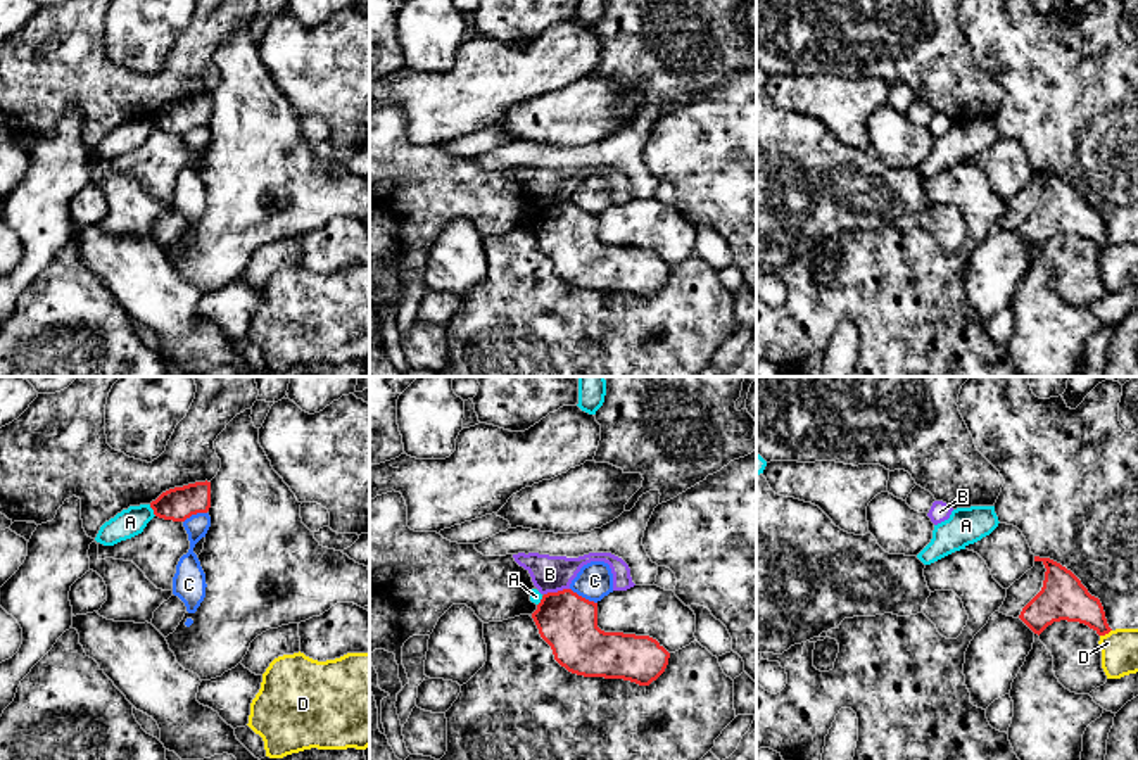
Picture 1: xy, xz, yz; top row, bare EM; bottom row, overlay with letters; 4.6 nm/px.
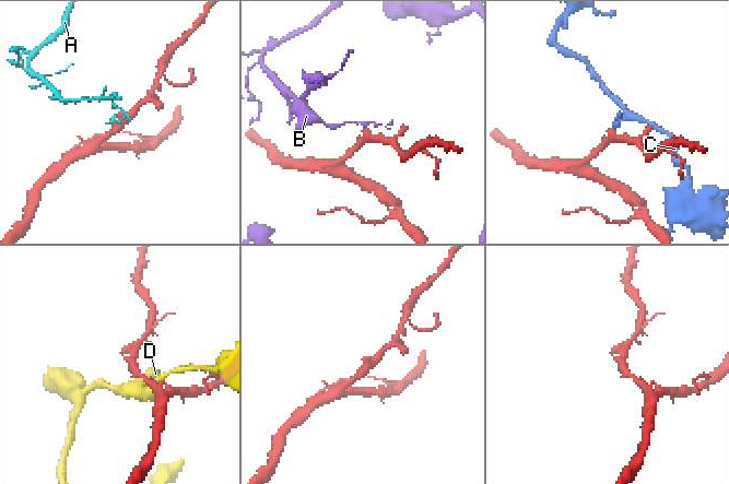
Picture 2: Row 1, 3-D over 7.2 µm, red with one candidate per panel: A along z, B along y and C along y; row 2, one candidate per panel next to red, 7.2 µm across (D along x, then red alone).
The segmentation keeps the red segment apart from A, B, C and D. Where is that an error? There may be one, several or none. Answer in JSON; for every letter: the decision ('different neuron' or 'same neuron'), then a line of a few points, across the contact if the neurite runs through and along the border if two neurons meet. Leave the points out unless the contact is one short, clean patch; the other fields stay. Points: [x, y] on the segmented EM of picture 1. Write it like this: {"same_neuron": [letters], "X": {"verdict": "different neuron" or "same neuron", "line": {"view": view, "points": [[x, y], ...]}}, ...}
{"same_neuron": [], "A": {"verdict": "different neuron", "line": {"view": "xy", "points": [[149, 505], [156, 515]]}}, "B": {"verdict": "different neuron", "line": {"view": "xz", "points": [[568, 588], [544, 595]]}}, "C": {"verdict": "different neuron"}, "D": {"verdict": "different neuron", "line": {"view": "yz", "points": [[1111, 629], [1100, 636]]}}}

